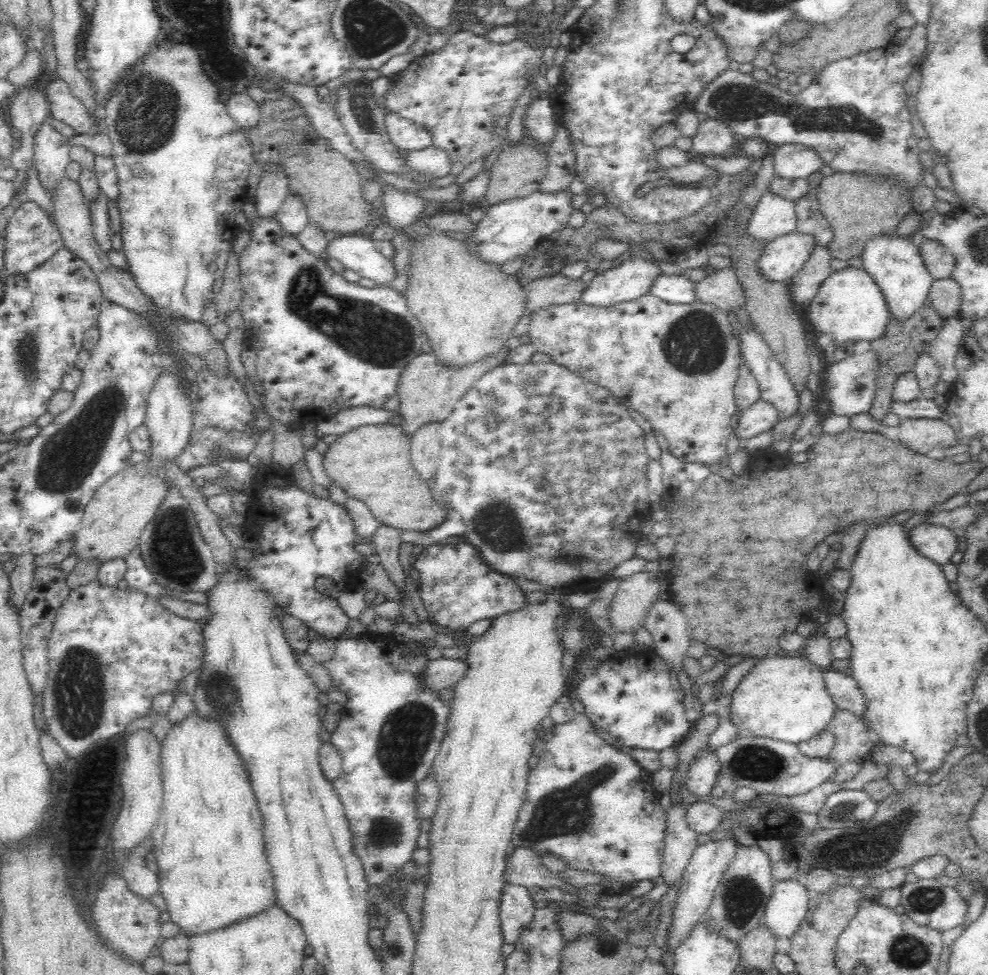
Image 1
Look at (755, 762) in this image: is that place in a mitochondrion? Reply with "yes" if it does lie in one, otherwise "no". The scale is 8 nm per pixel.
yes

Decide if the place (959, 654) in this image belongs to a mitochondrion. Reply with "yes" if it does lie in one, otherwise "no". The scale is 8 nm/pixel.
no

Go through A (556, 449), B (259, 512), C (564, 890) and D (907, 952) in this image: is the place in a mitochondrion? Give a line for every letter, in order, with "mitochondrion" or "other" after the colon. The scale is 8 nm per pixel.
A: mitochondrion
B: other
C: other
D: mitochondrion

